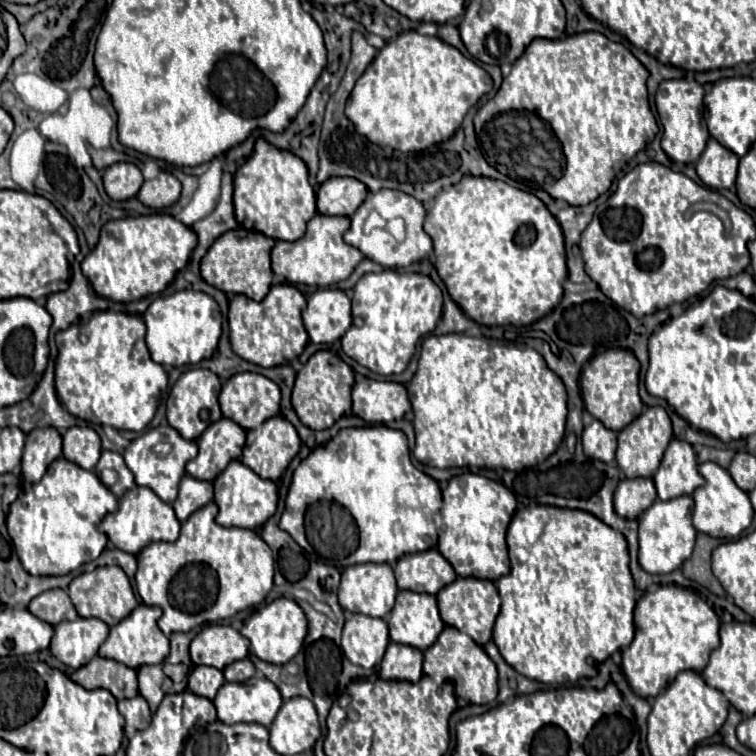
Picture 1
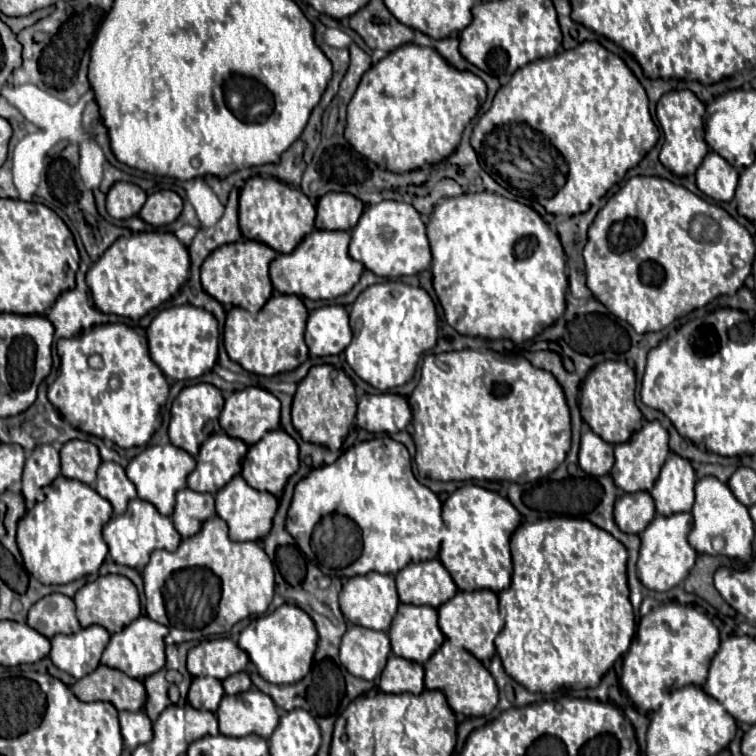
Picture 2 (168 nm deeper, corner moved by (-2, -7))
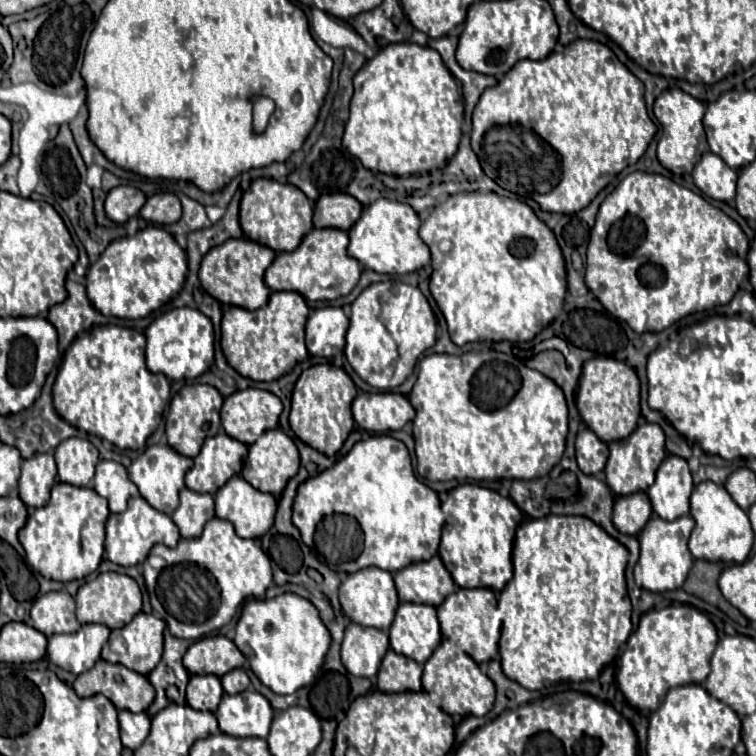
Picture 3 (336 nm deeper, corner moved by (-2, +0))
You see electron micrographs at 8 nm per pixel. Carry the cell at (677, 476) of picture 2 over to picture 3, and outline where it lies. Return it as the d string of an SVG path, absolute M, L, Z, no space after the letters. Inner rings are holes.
M667 455L657 469L655 483L647 489L653 511L673 521L681 515L689 515L689 497L693 491L693 479L689 465L683 457Z

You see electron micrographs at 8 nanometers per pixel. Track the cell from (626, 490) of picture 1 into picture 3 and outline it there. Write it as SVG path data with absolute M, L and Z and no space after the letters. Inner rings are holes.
M643 491L631 493L627 497L617 497L613 505L613 525L625 535L639 535L651 513L651 501Z

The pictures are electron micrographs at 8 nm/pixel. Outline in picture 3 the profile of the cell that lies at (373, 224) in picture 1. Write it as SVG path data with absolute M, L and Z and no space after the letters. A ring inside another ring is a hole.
M381 197L367 205L359 221L349 229L349 255L363 267L387 275L403 275L429 265L429 247L419 237L421 219L409 203Z

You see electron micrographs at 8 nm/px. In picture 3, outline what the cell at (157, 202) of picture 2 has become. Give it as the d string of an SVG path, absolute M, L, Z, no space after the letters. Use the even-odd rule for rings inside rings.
M155 193L147 199L139 215L155 225L171 225L181 217L181 203L173 193Z

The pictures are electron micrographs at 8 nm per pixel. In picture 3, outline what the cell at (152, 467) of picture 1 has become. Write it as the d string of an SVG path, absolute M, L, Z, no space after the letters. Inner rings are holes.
M151 445L131 463L129 477L151 507L155 507L161 513L171 515L179 505L179 491L185 487L183 477L191 469L191 461L193 461L191 457L177 453L171 445Z

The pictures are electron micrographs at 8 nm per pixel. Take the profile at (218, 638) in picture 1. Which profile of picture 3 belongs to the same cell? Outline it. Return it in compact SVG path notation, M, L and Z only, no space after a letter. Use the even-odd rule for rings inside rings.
M213 635L213 637L203 637L195 641L185 657L183 665L189 673L203 675L203 673L213 673L217 677L229 673L231 669L243 667L245 657L243 653L235 647L235 643L223 635Z

